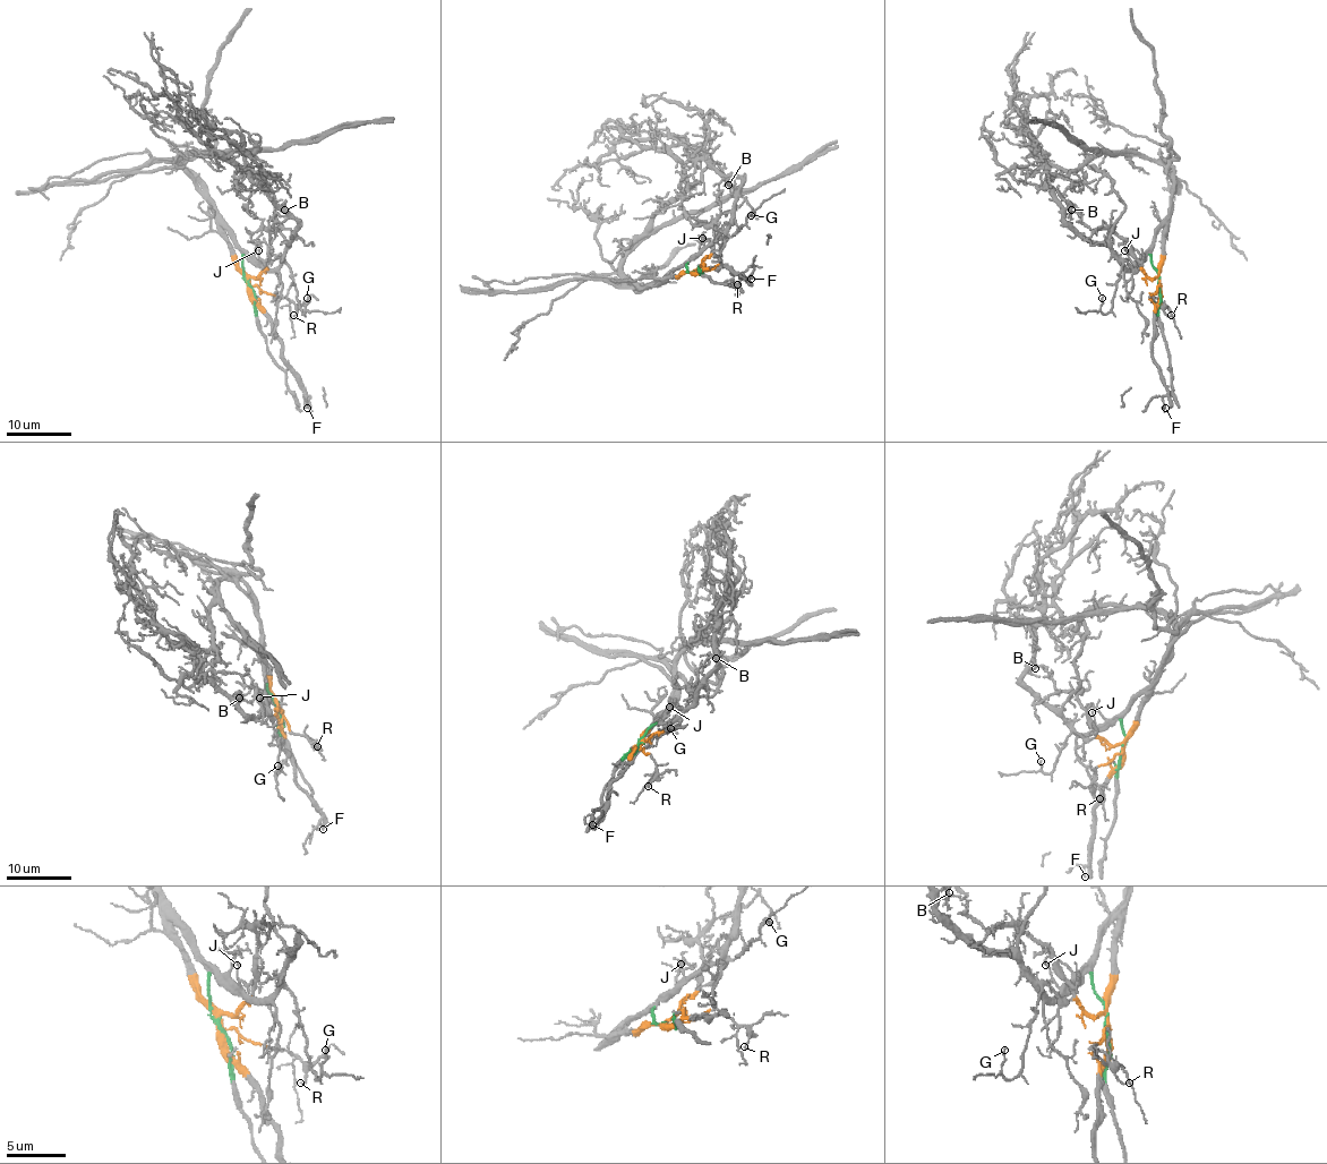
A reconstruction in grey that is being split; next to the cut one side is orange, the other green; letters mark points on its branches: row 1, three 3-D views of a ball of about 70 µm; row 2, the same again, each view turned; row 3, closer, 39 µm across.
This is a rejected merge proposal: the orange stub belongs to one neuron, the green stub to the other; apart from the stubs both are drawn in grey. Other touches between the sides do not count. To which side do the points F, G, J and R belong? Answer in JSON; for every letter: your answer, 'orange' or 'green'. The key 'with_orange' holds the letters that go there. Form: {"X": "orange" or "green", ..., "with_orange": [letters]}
{"F": "orange", "G": "orange", "J": "green", "R": "orange", "with_orange": ["F", "G", "R"]}

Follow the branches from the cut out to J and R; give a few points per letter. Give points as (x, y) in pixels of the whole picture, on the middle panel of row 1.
J: (692, 272), (687, 271), (687, 264), (703, 246), (702, 238)
R: (692, 272), (700, 274), (722, 264), (739, 275), (737, 285)

